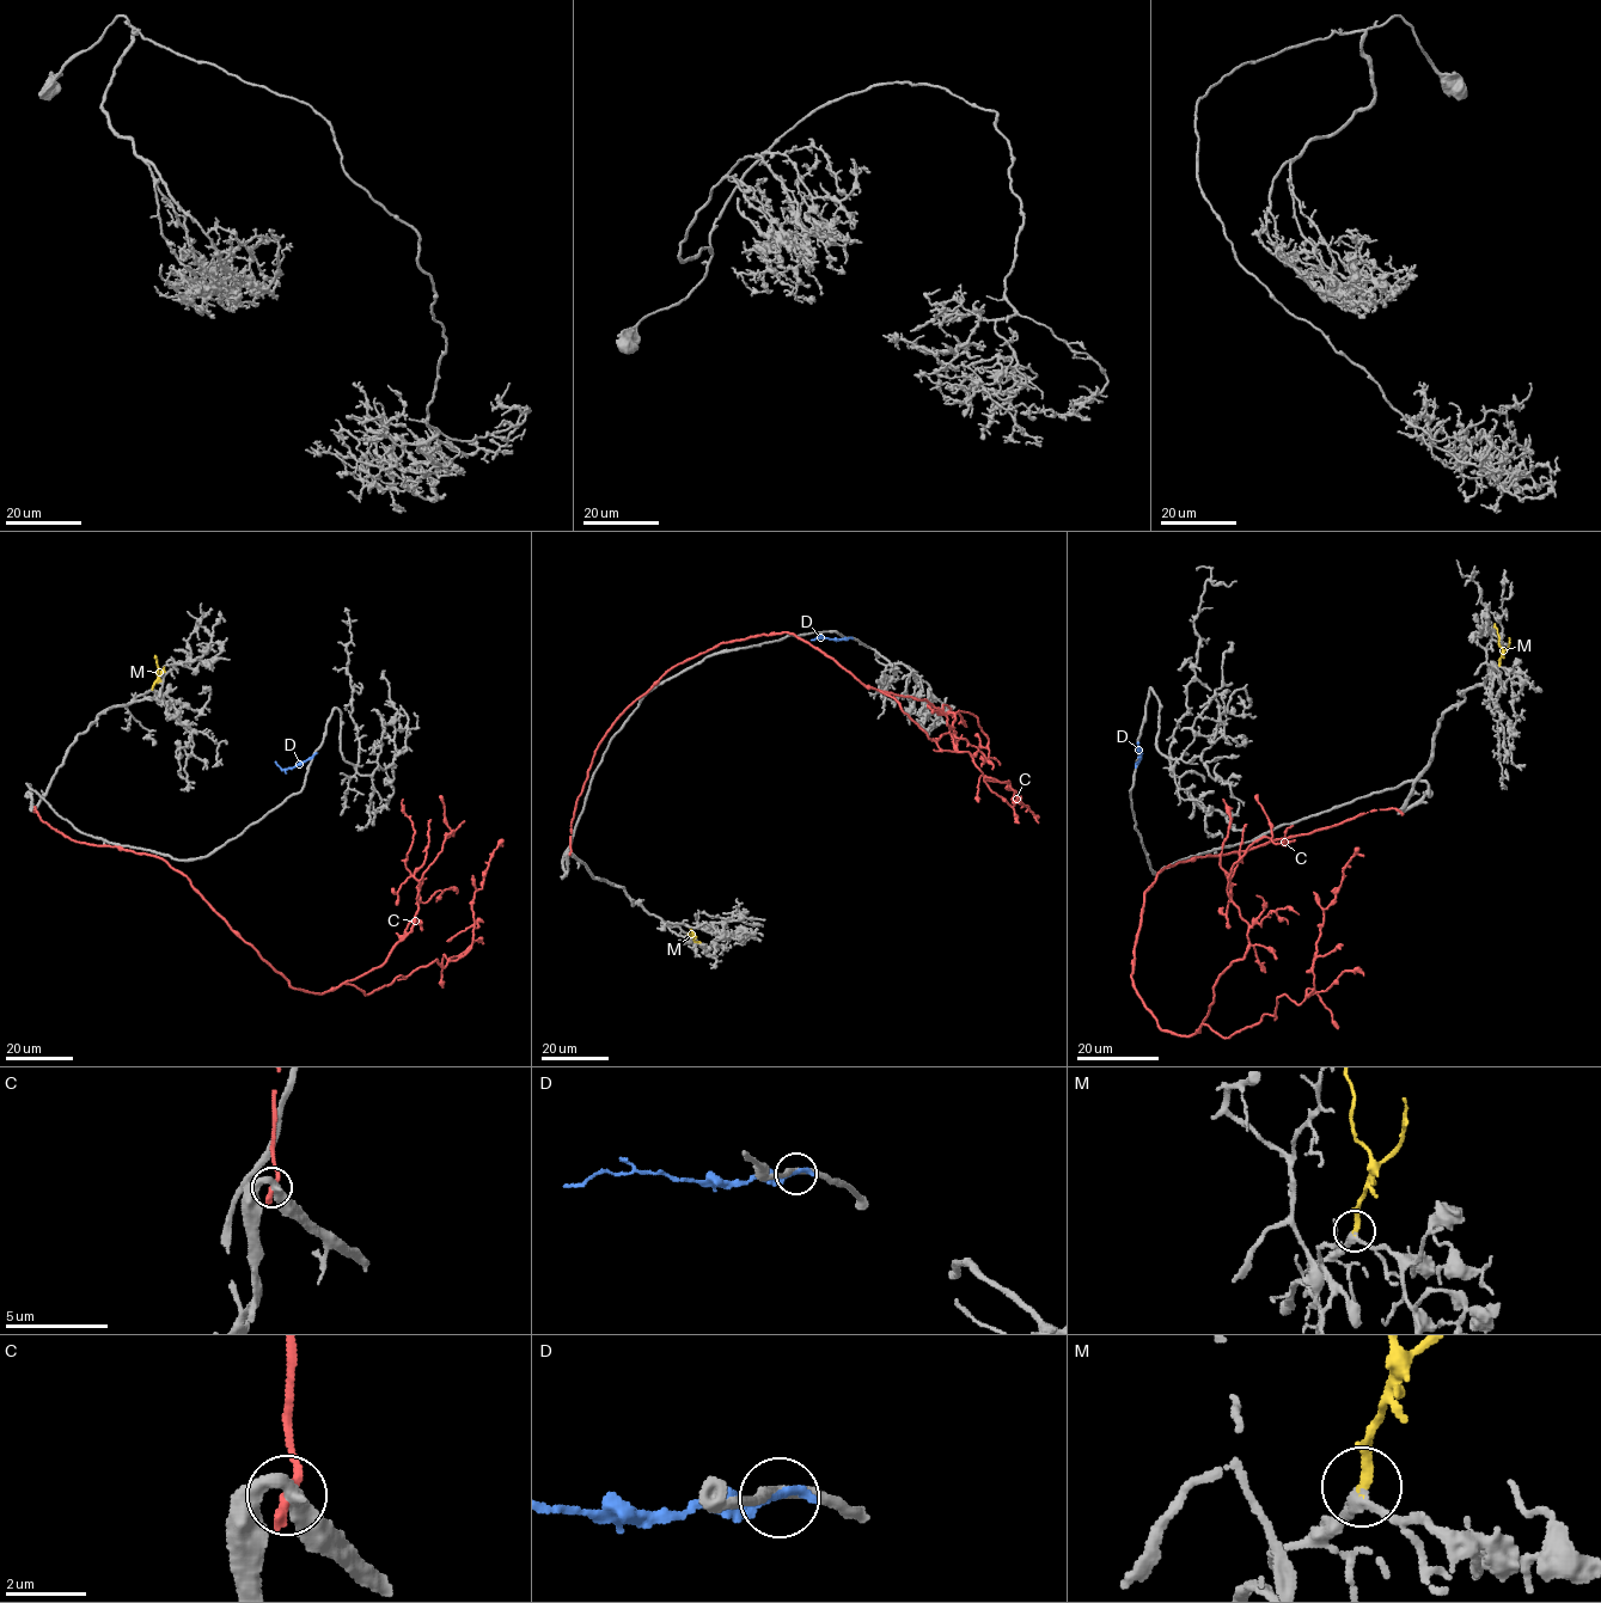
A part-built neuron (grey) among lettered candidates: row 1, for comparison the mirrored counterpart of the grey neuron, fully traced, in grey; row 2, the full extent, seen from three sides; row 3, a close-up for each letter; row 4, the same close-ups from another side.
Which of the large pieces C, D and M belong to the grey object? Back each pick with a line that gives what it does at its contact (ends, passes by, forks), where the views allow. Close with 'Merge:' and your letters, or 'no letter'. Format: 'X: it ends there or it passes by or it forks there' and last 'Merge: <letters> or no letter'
M: it ends there
Merge: M

